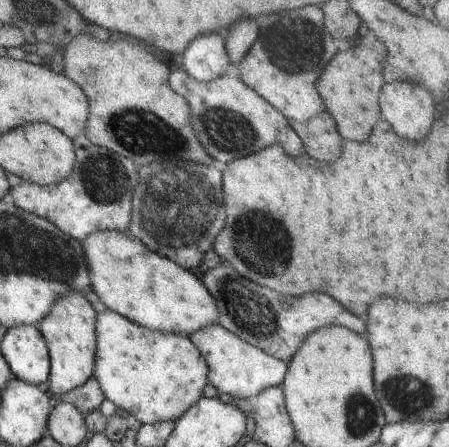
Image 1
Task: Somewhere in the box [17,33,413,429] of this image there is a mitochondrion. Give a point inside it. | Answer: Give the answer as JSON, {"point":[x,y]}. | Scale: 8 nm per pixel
{"point":[192,202]}

